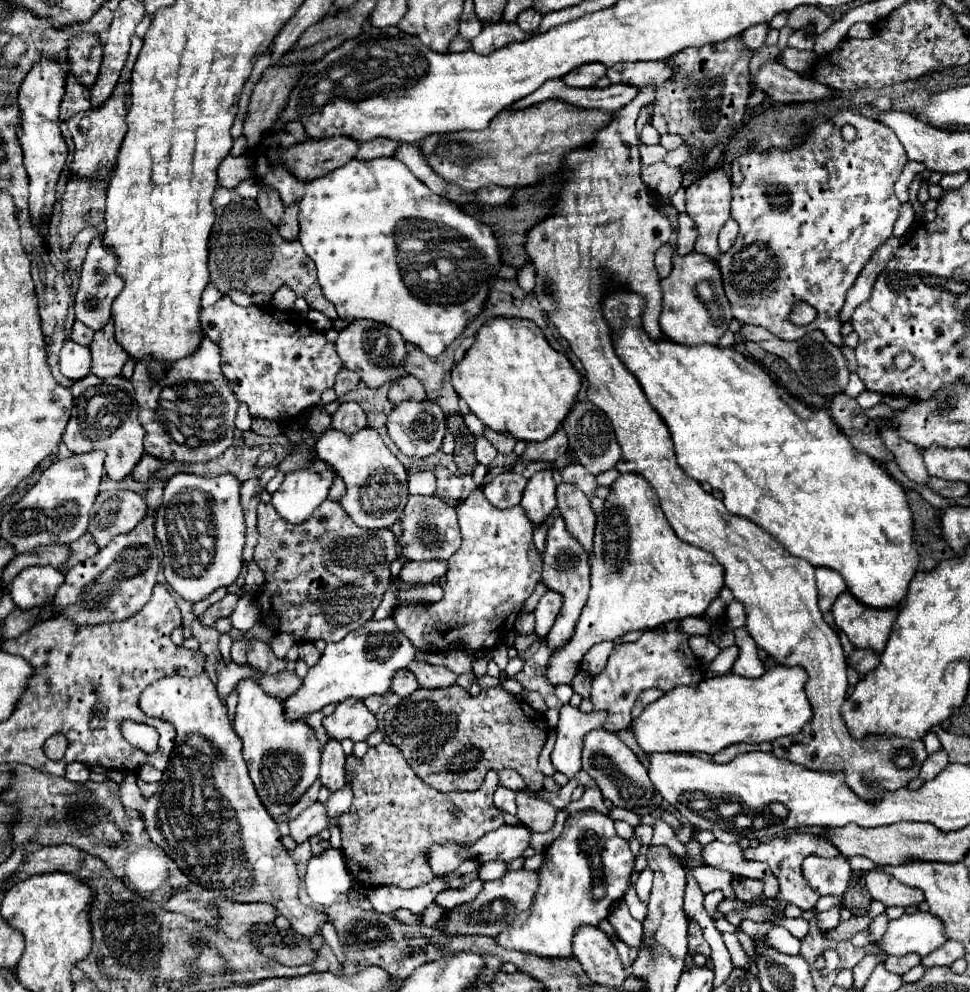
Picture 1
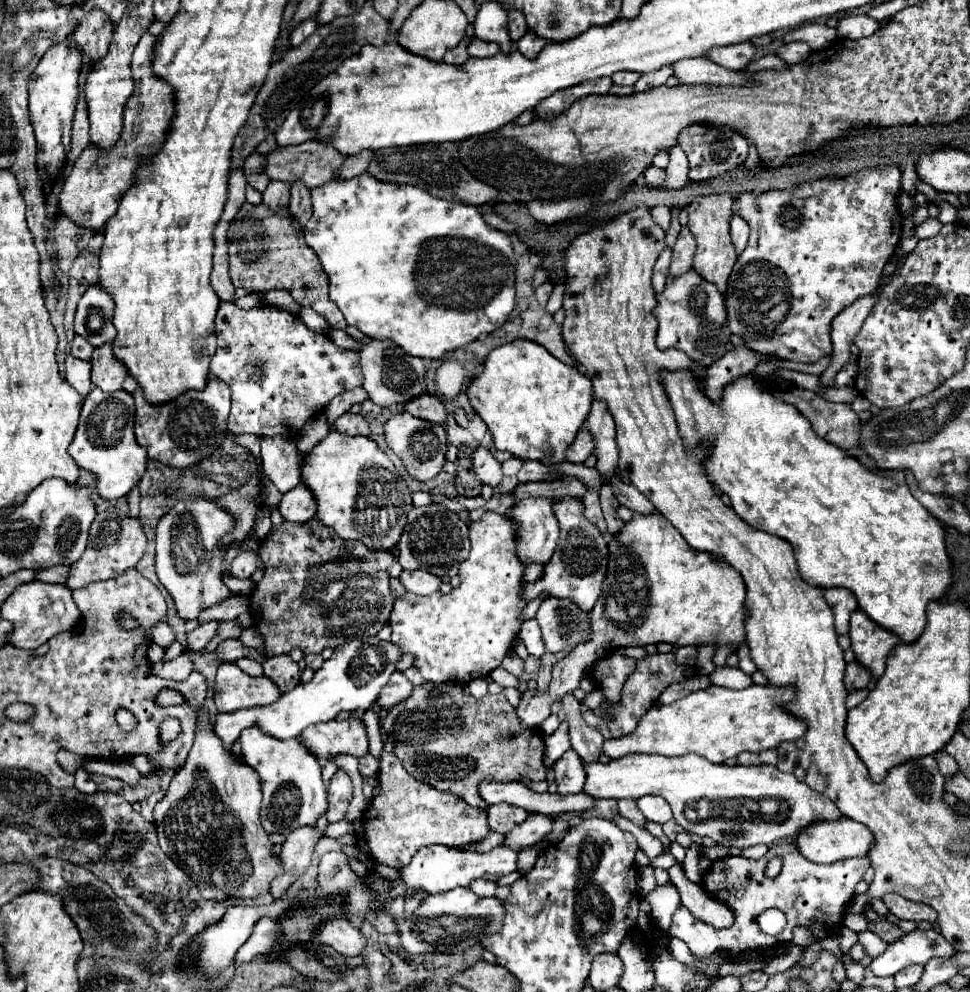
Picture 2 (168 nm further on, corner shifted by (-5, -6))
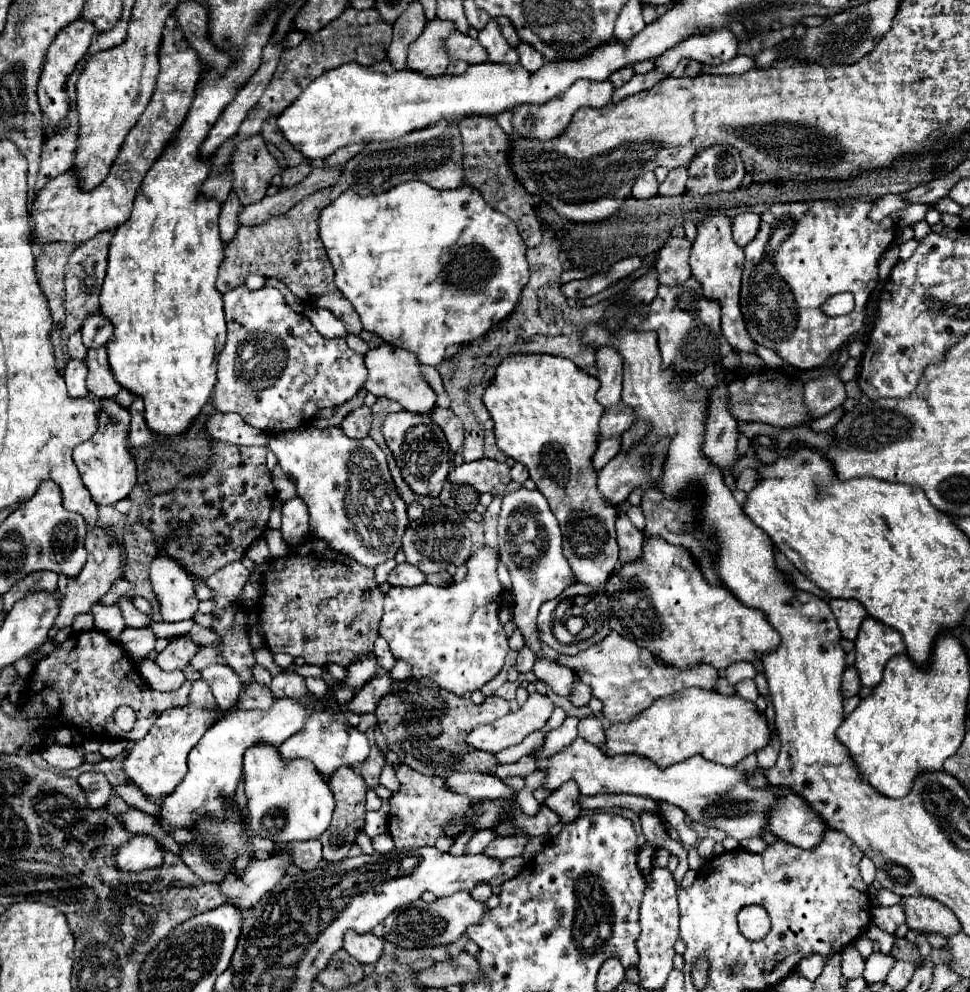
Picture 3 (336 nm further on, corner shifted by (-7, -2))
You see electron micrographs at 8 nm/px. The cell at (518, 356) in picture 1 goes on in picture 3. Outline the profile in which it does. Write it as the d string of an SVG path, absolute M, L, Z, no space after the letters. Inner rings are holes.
M517 354L515 358L505 358L501 362L495 382L491 382L483 394L483 402L495 422L499 450L503 450L515 462L527 466L529 478L547 498L553 514L559 520L563 552L565 558L569 558L577 580L595 586L595 590L603 588L619 560L619 546L615 536L615 520L619 510L597 490L597 470L591 466L591 458L599 444L599 420L605 412L605 408L595 400L597 390L599 380L583 372L573 362L551 358L549 354Z

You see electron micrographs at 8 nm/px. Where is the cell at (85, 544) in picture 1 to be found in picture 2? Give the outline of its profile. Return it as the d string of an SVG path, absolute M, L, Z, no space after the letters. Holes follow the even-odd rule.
M55 566L55 568L49 568L49 570L41 570L37 572L35 578L39 580L47 580L47 582L57 582L57 584L65 584L67 582L67 576L69 576L69 570L71 566Z

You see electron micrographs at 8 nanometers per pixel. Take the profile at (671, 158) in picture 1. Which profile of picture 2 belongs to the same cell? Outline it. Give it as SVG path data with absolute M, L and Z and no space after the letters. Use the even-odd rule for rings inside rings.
M651 166L651 168L645 170L643 176L645 176L645 184L647 184L647 186L663 186L663 182L665 182L665 178L667 178L667 172L665 172L663 168Z

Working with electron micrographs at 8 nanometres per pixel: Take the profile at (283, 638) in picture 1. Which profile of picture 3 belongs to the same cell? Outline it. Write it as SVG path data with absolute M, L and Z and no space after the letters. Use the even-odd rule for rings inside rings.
M195 624L185 636L195 638L195 644L200 646L211 646L219 639L215 631L210 631L210 629L202 627L199 624Z

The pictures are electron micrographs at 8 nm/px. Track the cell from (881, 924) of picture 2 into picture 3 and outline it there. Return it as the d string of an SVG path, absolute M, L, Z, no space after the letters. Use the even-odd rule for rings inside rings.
M897 940L895 942L895 948L893 948L893 958L895 960L903 960L903 962L913 962L915 966L921 966L923 964L923 958L919 956L919 952L917 952L917 946L913 944L913 942L909 942L909 940Z

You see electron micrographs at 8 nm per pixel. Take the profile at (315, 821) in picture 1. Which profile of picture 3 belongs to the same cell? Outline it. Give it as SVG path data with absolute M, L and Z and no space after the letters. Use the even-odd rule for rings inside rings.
M287 854L269 856L265 860L249 862L241 872L237 868L231 868L227 872L227 878L219 884L219 892L227 898L229 904L233 904L239 910L247 910L259 902L279 878L285 876L285 868L291 864Z

